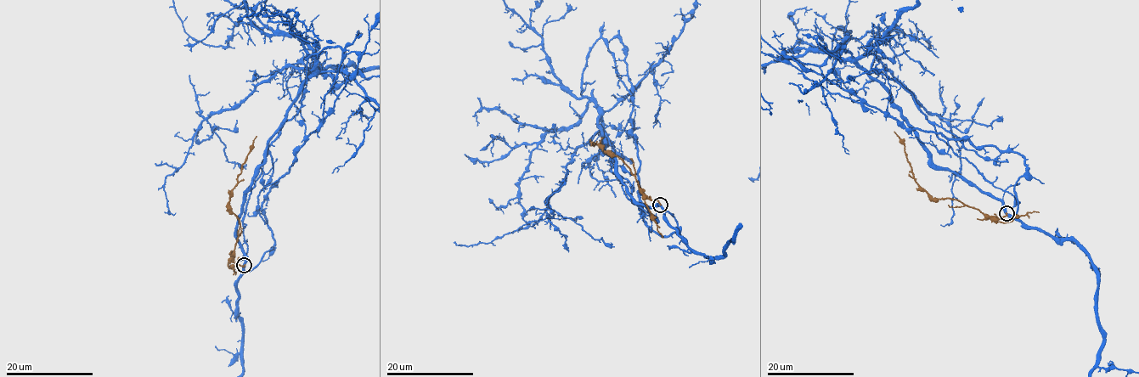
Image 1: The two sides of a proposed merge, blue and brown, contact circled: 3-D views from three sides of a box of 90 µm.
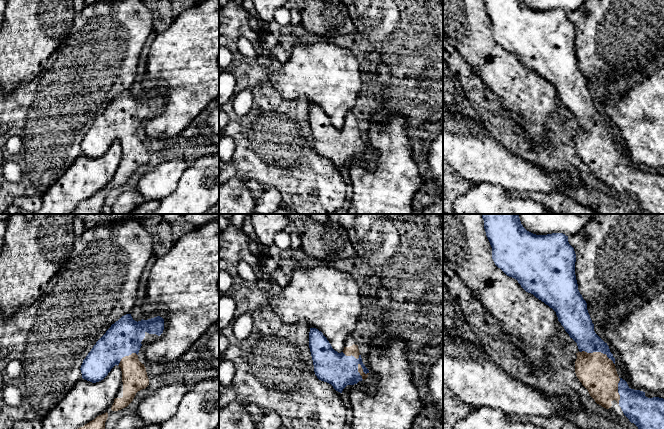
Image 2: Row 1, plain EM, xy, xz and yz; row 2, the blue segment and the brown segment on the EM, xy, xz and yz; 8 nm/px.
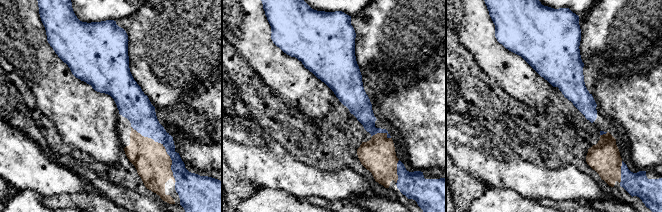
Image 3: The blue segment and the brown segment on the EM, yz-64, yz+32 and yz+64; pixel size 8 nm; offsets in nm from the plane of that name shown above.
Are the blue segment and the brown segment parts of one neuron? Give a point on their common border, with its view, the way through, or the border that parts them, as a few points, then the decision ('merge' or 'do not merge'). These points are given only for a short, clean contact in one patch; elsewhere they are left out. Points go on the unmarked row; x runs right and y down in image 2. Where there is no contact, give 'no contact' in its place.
meets blue in yz at (598, 127); merge

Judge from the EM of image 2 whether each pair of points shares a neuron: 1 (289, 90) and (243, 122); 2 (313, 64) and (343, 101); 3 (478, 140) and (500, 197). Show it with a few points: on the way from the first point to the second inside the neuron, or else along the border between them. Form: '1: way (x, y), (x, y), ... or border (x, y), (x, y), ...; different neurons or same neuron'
1: border (268, 80), (284, 100); different neurons
2: way (322, 73), (333, 84), (336, 92); same neuron
3: border (474, 184), (490, 183), (501, 186), (508, 191); different neurons

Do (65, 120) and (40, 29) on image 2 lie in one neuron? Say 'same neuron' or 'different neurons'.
different neurons

